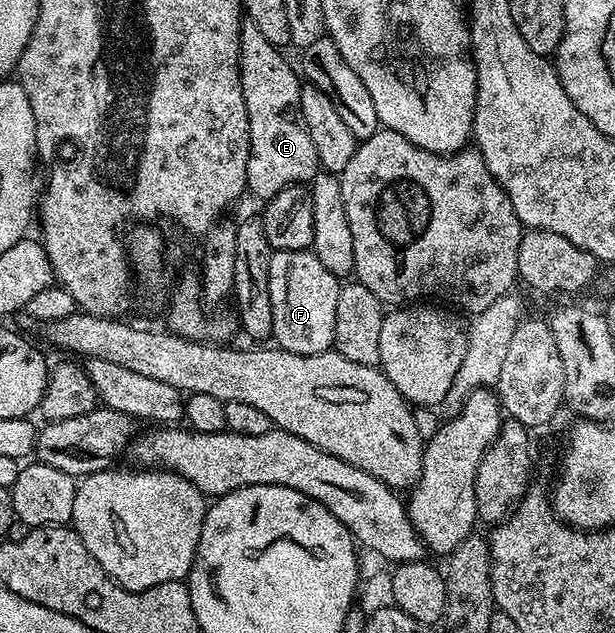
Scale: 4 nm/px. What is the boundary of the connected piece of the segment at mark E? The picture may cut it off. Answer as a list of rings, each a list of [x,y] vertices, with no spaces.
[[[245,20],[240,27],[240,82],[242,83],[242,95],[246,99],[246,111],[248,112],[248,122],[250,123],[250,151],[248,152],[248,162],[246,163],[246,179],[248,180],[247,192],[249,194],[253,193],[254,196],[260,197],[259,199],[267,199],[269,197],[273,197],[274,195],[278,195],[278,191],[282,191],[286,187],[290,187],[291,185],[304,185],[305,183],[311,182],[312,178],[316,176],[318,170],[320,169],[320,160],[318,159],[318,155],[314,151],[314,142],[310,139],[310,131],[306,131],[306,119],[302,119],[302,107],[300,106],[300,87],[302,84],[301,78],[298,76],[296,78],[296,73],[292,70],[292,65],[287,61],[286,58],[283,57],[281,50],[270,43],[270,40],[266,39],[264,35],[262,35],[261,31],[258,31],[258,27],[254,27],[254,23],[249,20]]]

